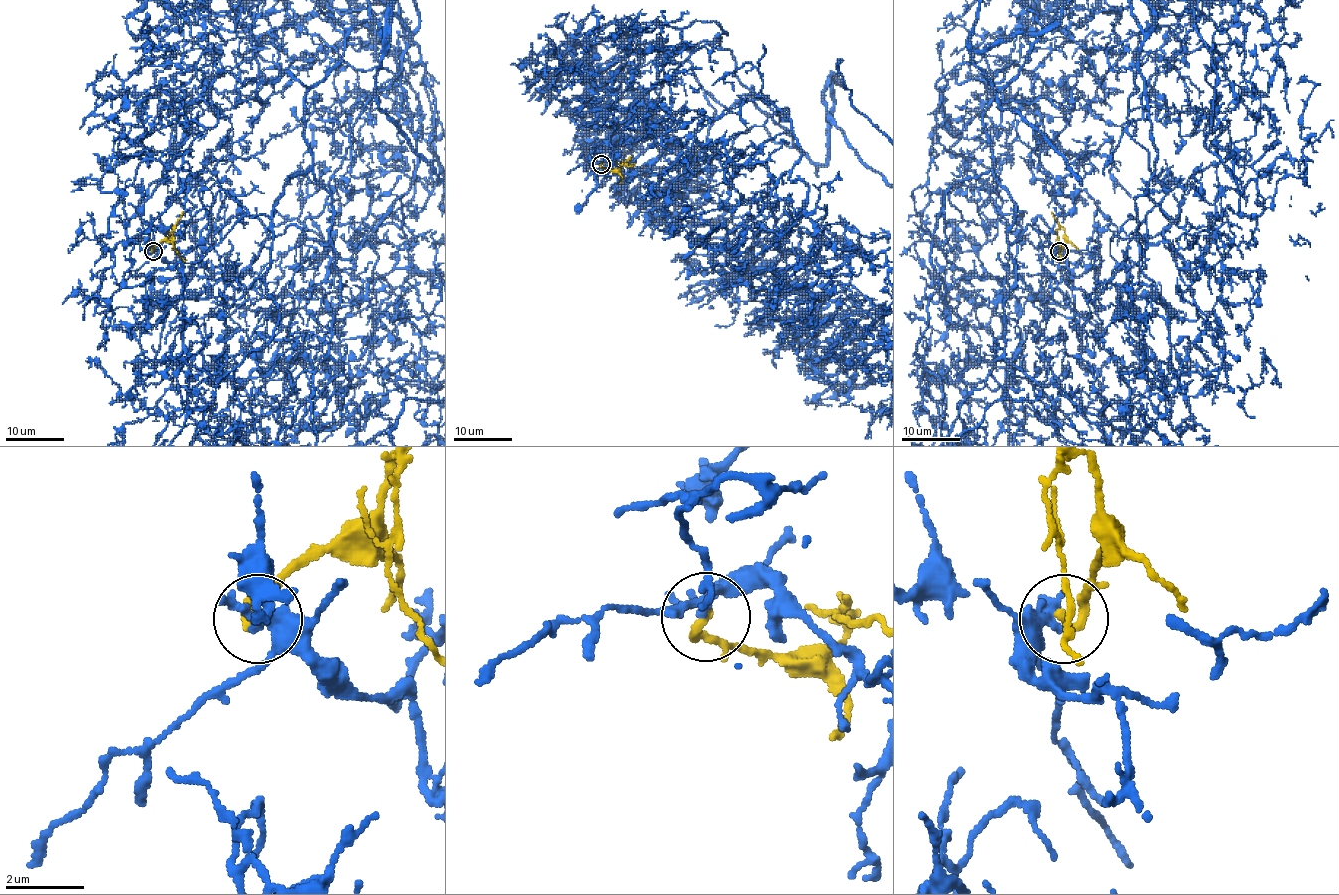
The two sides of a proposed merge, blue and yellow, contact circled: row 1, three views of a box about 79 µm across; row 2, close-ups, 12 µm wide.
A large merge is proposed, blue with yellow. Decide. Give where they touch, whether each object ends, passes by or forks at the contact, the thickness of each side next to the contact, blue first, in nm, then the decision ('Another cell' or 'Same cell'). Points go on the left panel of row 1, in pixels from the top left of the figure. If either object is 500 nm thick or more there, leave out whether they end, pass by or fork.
Place: (153, 251). At the ring blue passes by. At the ring yellow ends. Thickness 280 nm (blue) against 280 nm. Same cell

